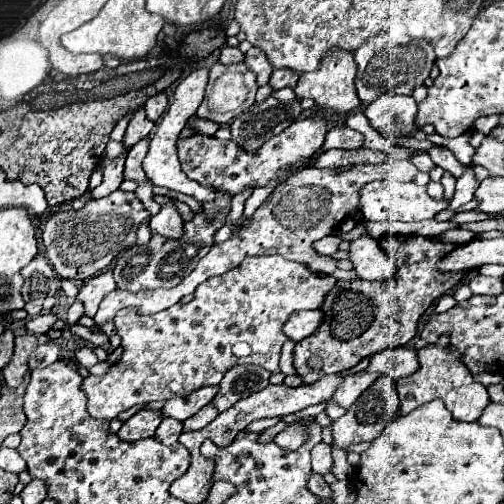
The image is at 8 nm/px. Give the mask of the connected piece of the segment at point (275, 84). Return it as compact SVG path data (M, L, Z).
M279 69L279 71L273 71L269 85L275 91L283 89L283 87L291 87L293 89L297 85L297 79L299 79L299 75L295 71L291 71L291 69Z

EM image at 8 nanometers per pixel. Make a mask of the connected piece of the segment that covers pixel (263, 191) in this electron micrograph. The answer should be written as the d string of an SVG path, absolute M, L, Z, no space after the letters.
M273 179L267 187L257 187L253 193L251 193L251 197L245 201L245 211L243 211L243 227L245 225L249 225L249 217L253 217L253 213L255 213L255 209L269 197L269 193L273 191L273 187L277 185L277 181L279 179Z

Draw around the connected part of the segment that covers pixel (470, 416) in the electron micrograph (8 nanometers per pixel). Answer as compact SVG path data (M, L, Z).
M441 337L441 341L437 341L437 345L427 345L427 347L417 351L417 357L419 357L417 373L397 381L397 391L399 391L399 397L401 397L399 415L407 415L409 411L413 411L413 401L441 399L445 403L445 407L453 413L455 419L459 419L459 421L477 421L481 417L483 409L491 403L485 385L475 383L471 379L469 369L459 361L459 353L457 351L449 353L447 343L449 343L449 339Z

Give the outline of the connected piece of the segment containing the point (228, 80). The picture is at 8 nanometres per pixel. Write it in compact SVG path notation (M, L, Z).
M244 61L233 65L217 63L209 73L209 87L197 115L225 125L254 105L257 90L256 75Z

